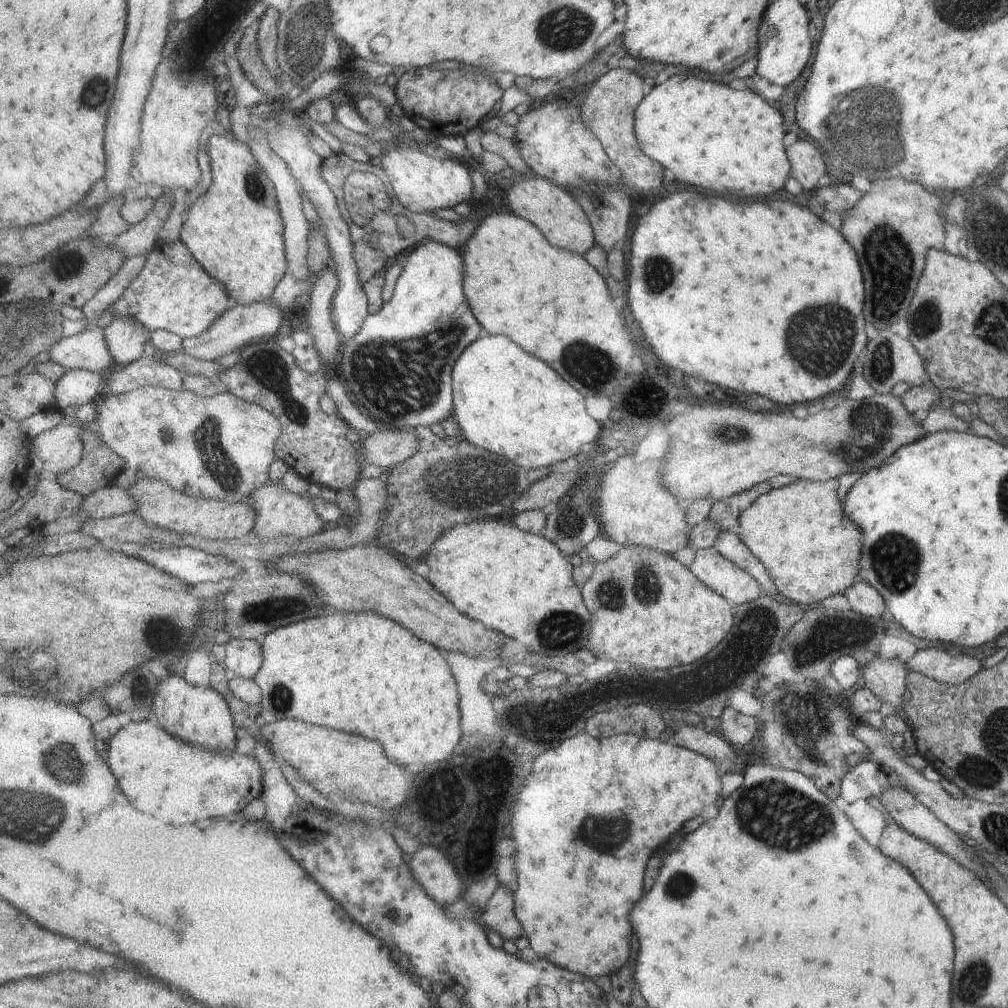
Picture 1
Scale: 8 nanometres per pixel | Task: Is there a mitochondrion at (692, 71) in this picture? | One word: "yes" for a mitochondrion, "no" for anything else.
no

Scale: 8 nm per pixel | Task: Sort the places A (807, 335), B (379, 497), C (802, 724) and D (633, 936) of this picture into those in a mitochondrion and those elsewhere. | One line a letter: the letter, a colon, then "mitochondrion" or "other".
A: mitochondrion
B: other
C: mitochondrion
D: other

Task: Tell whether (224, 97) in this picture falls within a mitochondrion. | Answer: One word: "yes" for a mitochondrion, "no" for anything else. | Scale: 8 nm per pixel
no

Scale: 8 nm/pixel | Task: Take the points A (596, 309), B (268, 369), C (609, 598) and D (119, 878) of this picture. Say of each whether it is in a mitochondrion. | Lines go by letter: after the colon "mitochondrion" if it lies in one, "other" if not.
A: other
B: mitochondrion
C: mitochondrion
D: other

